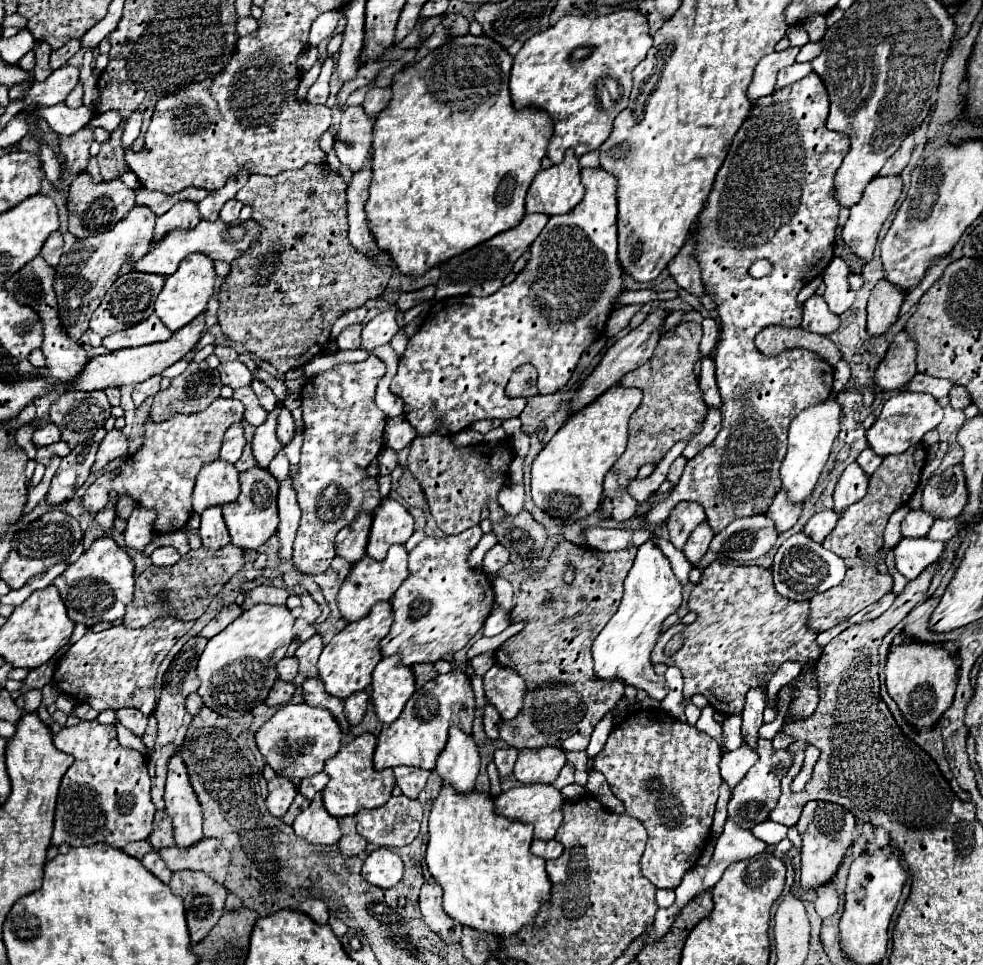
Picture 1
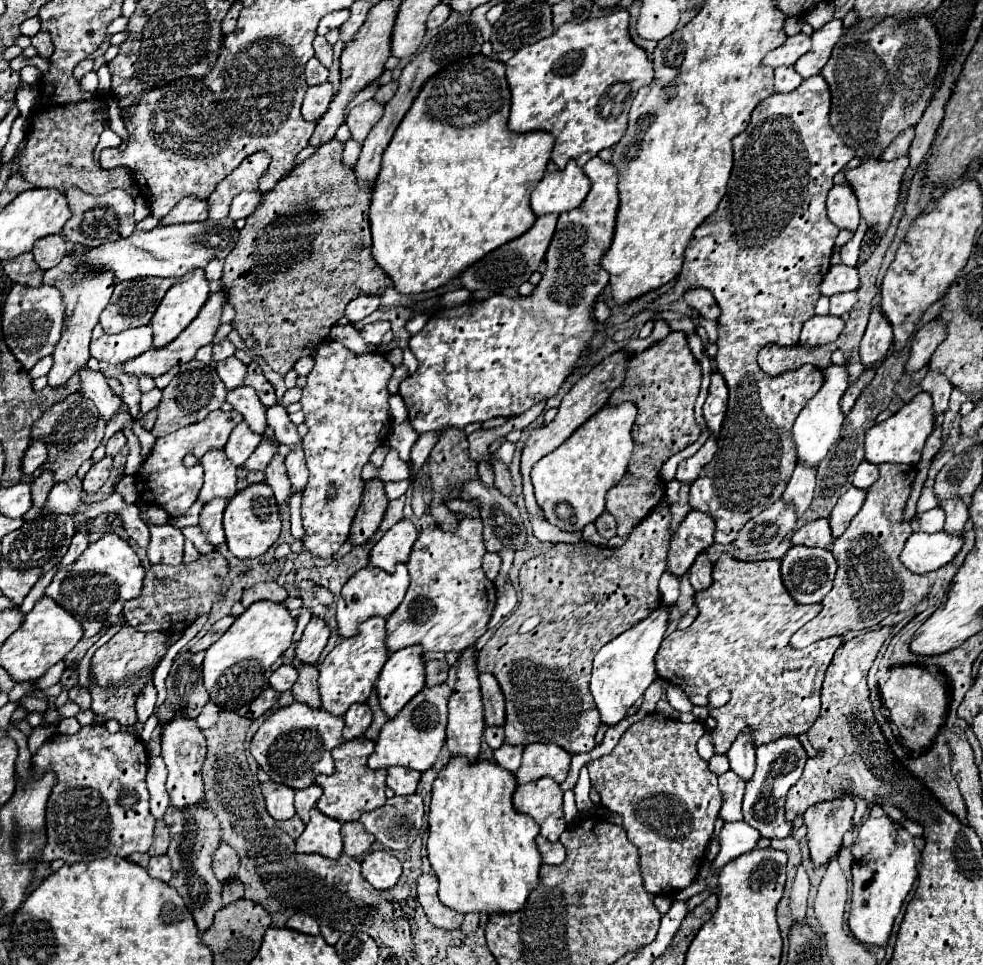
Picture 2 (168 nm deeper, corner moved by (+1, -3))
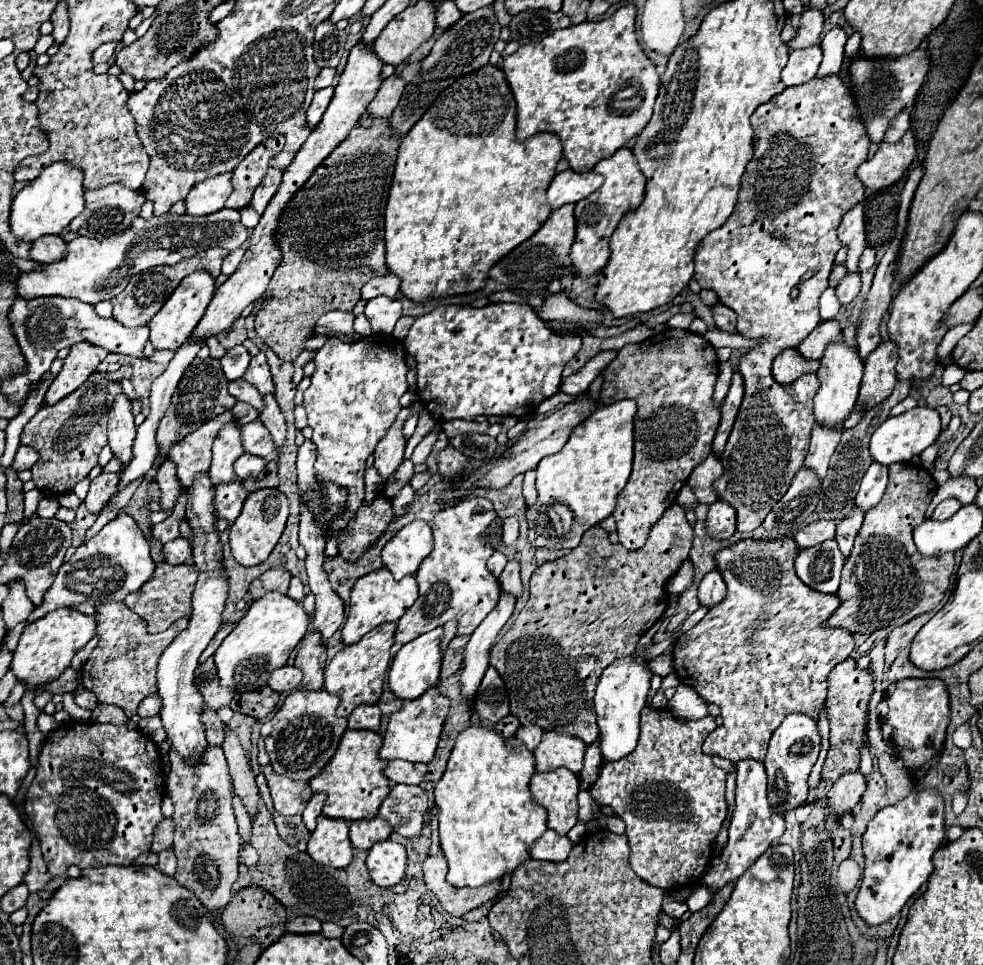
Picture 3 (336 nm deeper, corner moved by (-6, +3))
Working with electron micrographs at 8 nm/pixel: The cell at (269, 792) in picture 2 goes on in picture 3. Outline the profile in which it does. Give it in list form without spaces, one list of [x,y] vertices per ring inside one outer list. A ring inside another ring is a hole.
[[[268,765],[262,767],[262,773],[268,781],[274,809],[280,815],[298,815],[302,813],[306,801],[310,799],[310,785],[306,781],[290,781],[284,775],[276,775]]]

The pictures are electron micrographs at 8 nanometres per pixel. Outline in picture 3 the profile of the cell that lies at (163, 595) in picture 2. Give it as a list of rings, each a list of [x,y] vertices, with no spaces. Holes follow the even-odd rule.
[[[160,561],[156,565],[154,577],[146,585],[142,585],[140,591],[128,595],[124,603],[128,607],[132,605],[132,611],[138,613],[148,623],[150,633],[160,633],[160,631],[166,631],[174,621],[192,615],[192,593],[194,593],[196,579],[198,579],[198,567],[194,563],[170,565],[166,561]]]

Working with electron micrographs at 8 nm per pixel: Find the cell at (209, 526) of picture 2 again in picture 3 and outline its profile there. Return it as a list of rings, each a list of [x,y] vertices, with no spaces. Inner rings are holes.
[[[236,479],[232,483],[222,483],[214,491],[214,513],[216,519],[226,519],[232,523],[242,509],[242,503],[246,501],[248,491],[242,487],[242,483]]]

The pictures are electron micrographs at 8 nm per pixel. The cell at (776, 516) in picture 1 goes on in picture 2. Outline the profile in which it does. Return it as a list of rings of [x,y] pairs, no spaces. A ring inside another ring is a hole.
[[[797,463],[797,467],[791,475],[791,481],[783,493],[783,499],[795,503],[797,515],[803,515],[807,511],[807,507],[811,505],[811,497],[813,497],[813,489],[815,489],[815,475],[817,475],[817,469],[805,467],[805,463]]]

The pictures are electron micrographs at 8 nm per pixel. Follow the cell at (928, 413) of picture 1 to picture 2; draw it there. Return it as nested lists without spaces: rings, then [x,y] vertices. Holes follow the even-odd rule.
[[[920,392],[911,403],[901,407],[895,415],[891,415],[887,421],[873,425],[865,433],[865,459],[869,463],[881,465],[881,463],[919,463],[921,449],[927,441],[927,437],[933,431],[933,401],[931,395]]]

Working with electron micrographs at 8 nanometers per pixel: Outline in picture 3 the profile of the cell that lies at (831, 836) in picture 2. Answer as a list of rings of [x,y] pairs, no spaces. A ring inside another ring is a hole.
[[[860,771],[842,775],[836,783],[830,785],[826,799],[828,799],[828,811],[840,819],[846,813],[852,813],[852,809],[860,803],[862,793],[866,791],[866,779]]]

